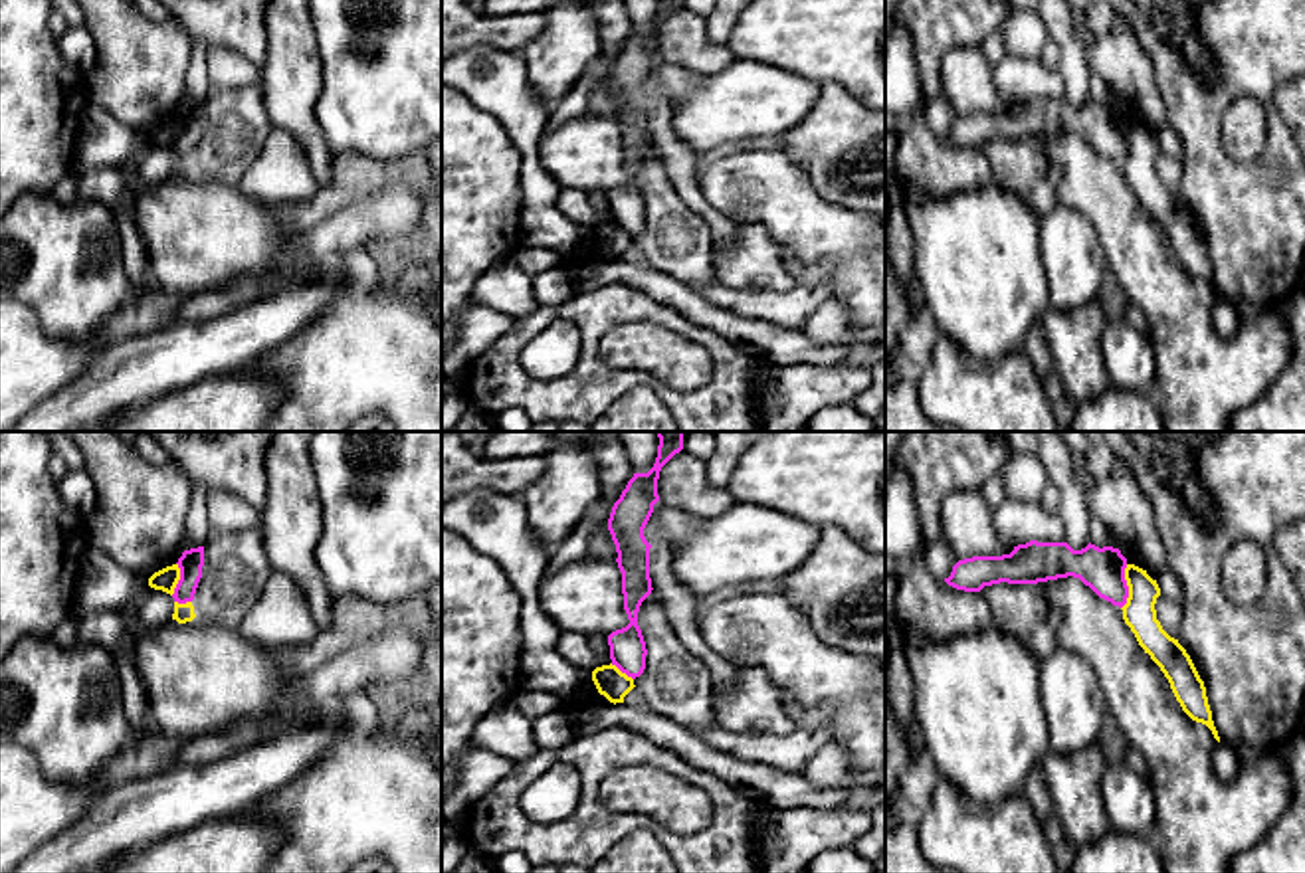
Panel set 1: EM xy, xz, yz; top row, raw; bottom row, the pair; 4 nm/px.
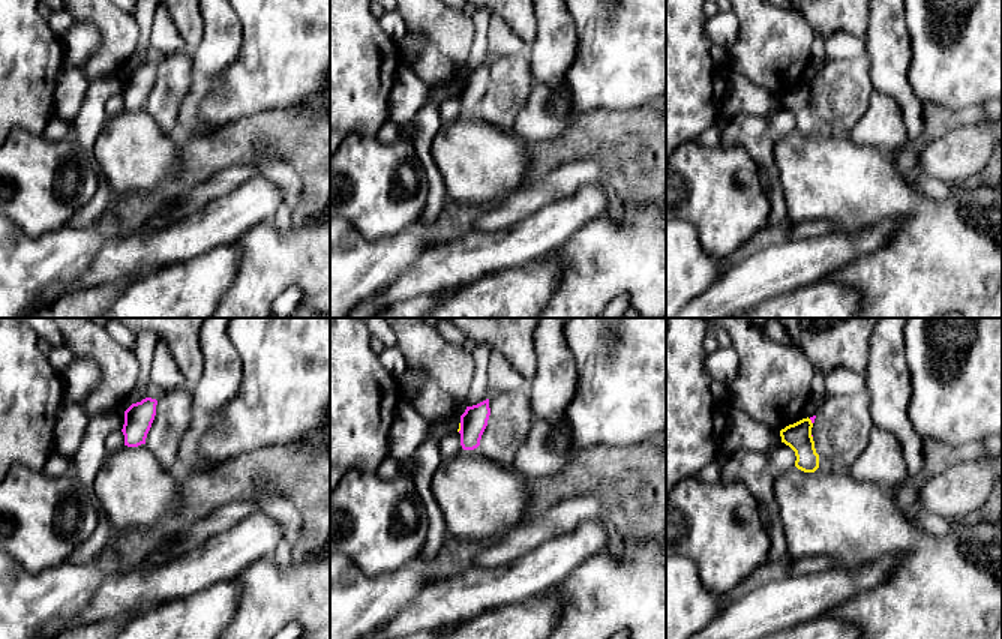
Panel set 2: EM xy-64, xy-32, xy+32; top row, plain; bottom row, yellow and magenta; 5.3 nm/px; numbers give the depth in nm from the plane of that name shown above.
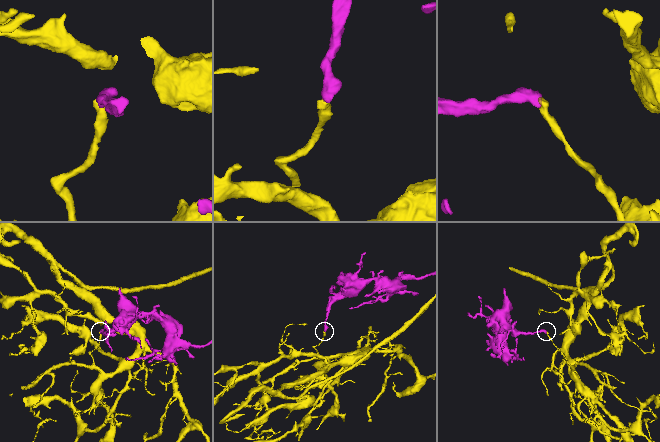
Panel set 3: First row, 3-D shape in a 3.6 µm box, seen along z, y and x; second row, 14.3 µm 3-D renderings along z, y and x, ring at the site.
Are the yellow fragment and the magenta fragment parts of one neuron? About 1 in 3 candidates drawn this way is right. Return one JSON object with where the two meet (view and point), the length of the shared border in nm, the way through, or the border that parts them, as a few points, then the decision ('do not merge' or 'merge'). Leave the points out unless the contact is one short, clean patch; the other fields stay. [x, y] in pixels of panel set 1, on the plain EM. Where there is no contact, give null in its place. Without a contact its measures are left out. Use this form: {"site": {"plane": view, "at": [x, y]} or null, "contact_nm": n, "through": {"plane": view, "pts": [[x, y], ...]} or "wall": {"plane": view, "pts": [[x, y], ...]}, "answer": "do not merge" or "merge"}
{"site": {"plane": "yz", "at": [1127, 141]}, "contact_nm": 190, "wall": {"plane": "yz", "pts": [[1127, 121], [1127, 159], [1121, 165]]}, "answer": "do not merge"}

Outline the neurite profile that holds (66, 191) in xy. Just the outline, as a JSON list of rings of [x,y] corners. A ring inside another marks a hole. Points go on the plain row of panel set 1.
[[[75,172],[65,174],[48,194],[59,204],[77,202],[79,200],[79,174]]]

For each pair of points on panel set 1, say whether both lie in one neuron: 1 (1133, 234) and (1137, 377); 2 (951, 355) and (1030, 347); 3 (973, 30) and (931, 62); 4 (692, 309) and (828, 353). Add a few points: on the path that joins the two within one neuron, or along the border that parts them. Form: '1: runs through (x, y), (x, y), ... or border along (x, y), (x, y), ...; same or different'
1: border along (1147, 335), (1155, 355), (1153, 381); different
2: border along (1020, 347), (1042, 388); different
3: runs through (961, 30), (955, 30), (935, 50); same
4: runs through (725, 323), (777, 345), (795, 347); same

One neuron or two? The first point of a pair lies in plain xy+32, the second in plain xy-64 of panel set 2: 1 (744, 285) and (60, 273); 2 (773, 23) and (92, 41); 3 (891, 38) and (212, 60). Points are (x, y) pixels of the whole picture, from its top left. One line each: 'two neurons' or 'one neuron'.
1: two neurons
2: two neurons
3: one neuron

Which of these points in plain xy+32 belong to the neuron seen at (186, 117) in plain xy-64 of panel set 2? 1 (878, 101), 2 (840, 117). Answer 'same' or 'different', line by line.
1: same
2: different

